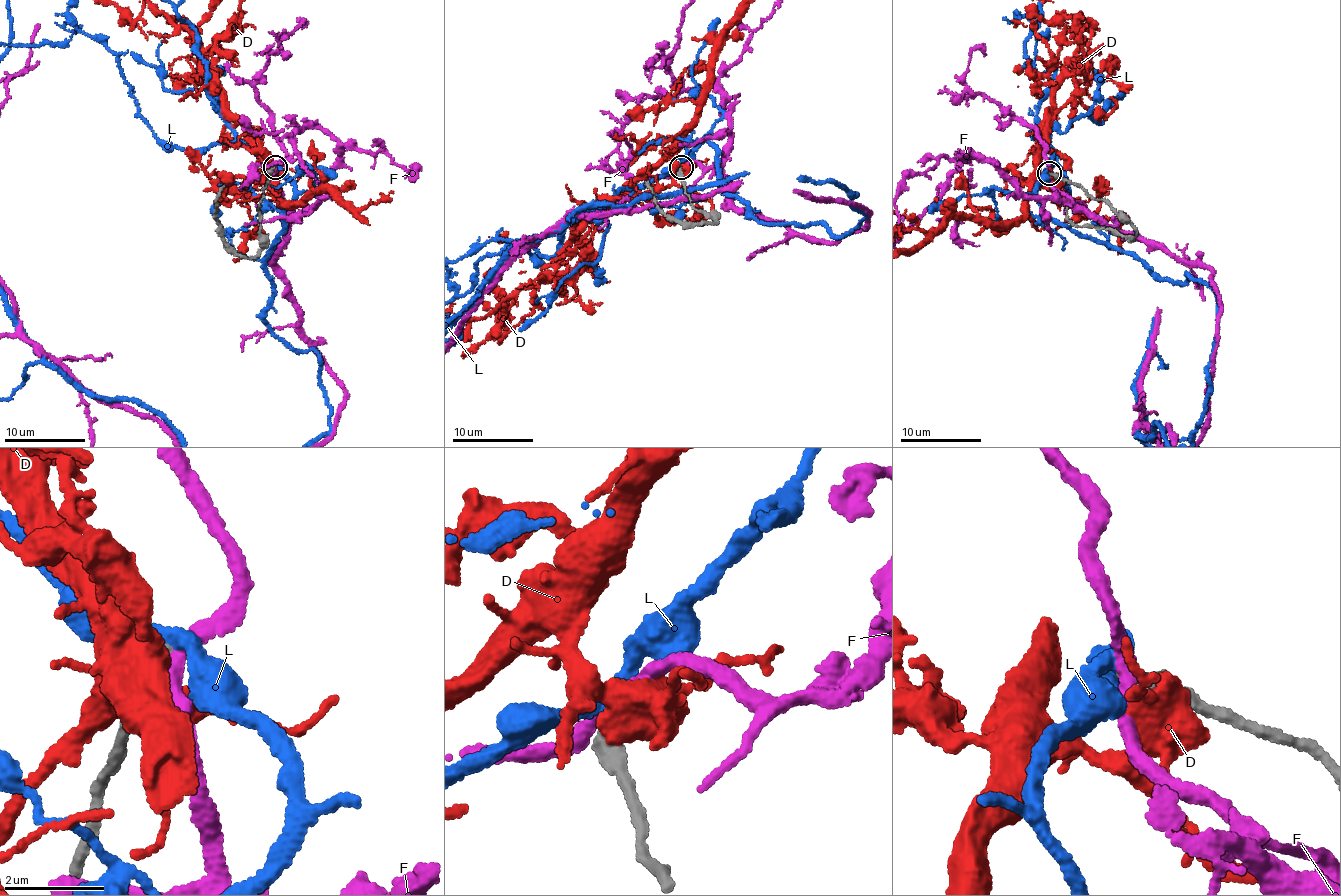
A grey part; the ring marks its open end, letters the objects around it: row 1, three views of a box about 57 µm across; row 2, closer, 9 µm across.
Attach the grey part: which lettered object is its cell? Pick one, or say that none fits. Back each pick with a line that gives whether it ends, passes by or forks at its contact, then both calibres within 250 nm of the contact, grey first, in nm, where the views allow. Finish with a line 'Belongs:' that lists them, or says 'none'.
Belongs: none

